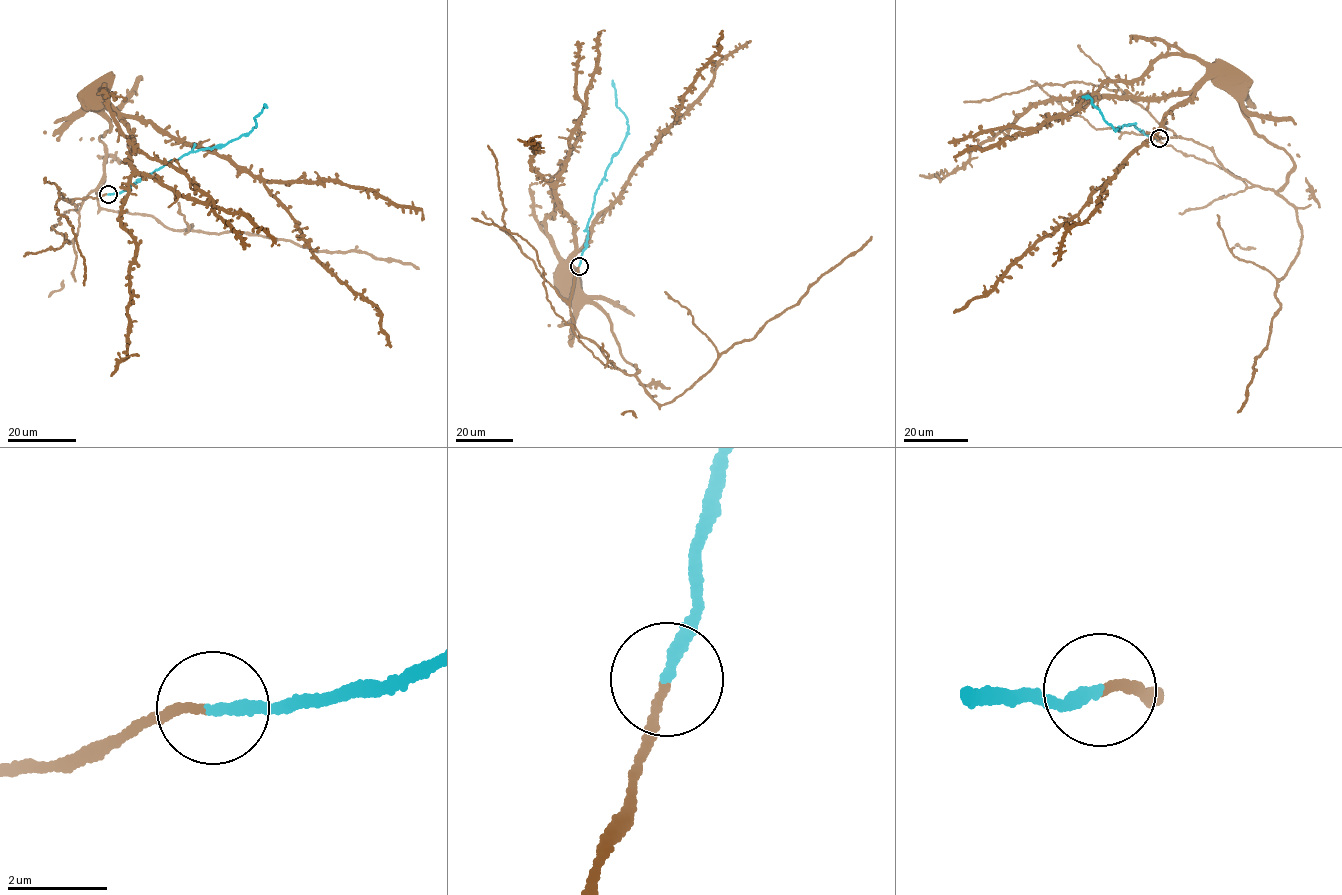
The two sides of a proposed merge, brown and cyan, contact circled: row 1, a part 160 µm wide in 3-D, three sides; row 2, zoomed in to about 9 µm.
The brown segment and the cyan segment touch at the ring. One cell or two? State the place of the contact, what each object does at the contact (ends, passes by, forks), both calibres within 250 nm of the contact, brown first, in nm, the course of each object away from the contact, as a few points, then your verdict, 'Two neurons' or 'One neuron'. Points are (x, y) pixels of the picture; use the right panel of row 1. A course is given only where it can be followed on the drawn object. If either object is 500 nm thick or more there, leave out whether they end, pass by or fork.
Place: (1159, 138). At the ring brown ends. At the ring cyan ends. Thickness 150 nm (brown) against 240 nm. Course of brown: (1159, 138), (1193, 140), (1274, 192), (1294, 166), (1241, 102), (1201, 81), (1078, 213), (953, 313). Course of cyan: (1159, 138), (1151, 139), (1131, 124), (1119, 126), (1119, 130), (1114, 128), (1091, 99), (1082, 97). One neuron

